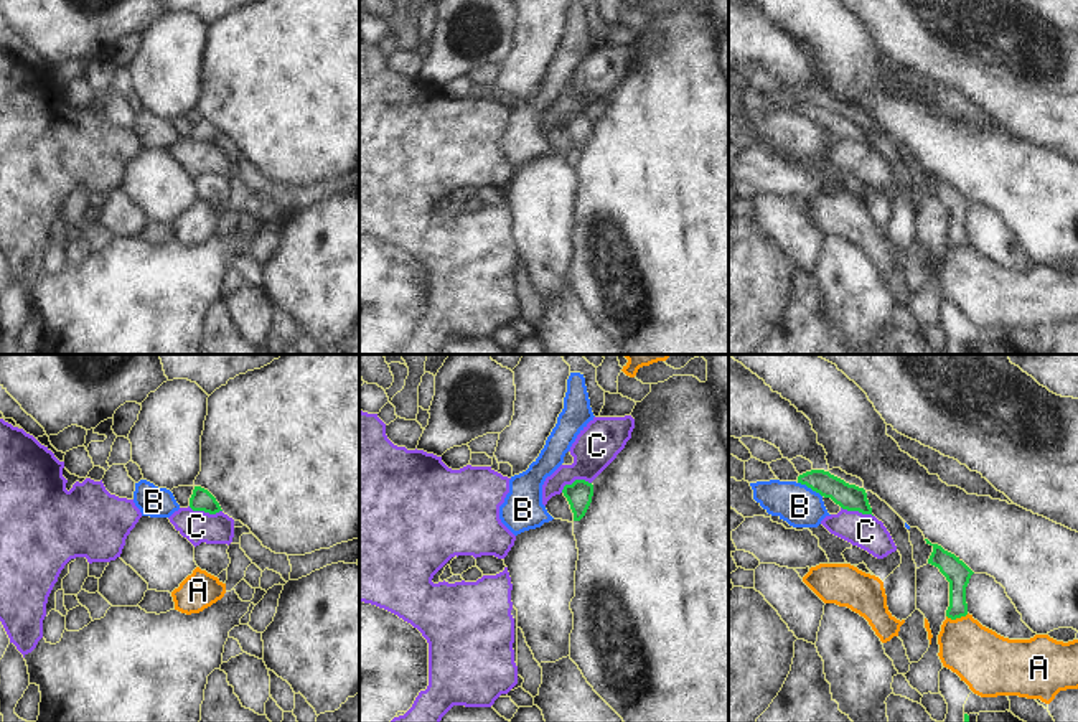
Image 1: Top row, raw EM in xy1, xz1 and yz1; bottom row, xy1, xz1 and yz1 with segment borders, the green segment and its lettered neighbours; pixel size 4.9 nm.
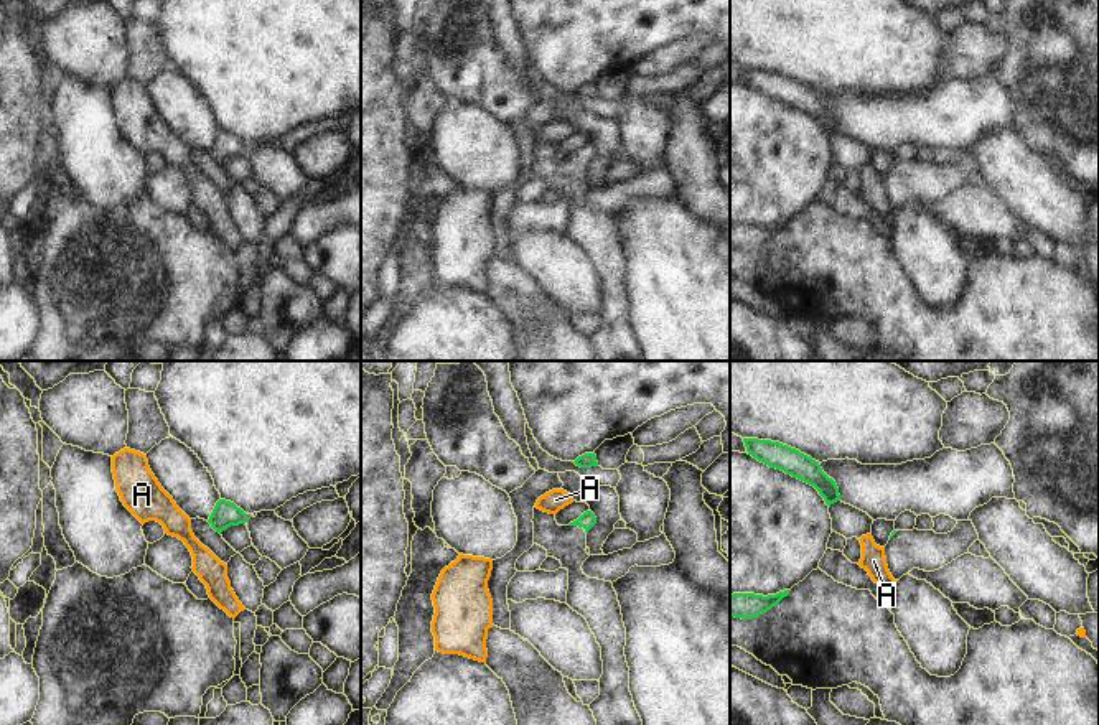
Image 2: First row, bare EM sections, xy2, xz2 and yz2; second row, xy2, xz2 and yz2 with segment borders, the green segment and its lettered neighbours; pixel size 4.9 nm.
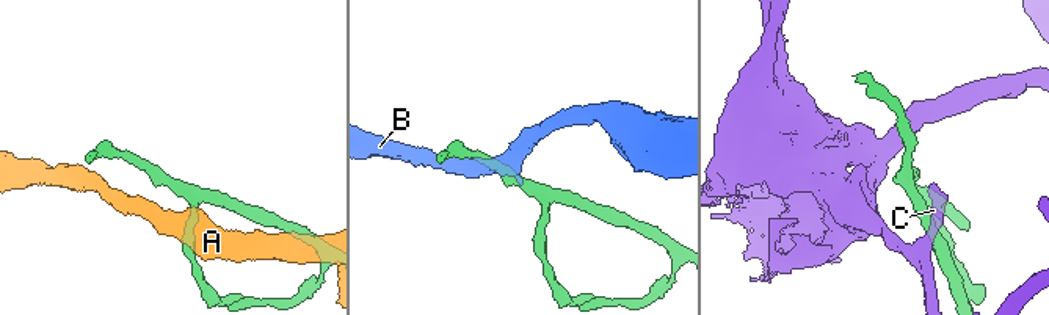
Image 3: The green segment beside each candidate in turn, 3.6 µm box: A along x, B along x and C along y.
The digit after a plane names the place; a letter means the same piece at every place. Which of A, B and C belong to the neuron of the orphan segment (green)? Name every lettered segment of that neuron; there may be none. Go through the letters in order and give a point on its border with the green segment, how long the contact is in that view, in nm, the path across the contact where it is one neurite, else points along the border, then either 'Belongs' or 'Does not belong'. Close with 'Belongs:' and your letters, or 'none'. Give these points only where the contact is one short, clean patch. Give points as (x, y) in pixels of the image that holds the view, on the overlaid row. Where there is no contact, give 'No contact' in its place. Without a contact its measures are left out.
A: Touches green at yz1 (956, 617). Shared border 110 nm. Does not belong
B: Touches green at yz1 (810, 487). Shared border 140 nm. Boundary: yz1 (798, 482), (821, 496). Does not belong
C: Touches green at xy1 (205, 511). Shared border 170 nm. Boundary: xy1 (188, 506), (198, 511), (221, 511). Does not belong
Belongs: none.

